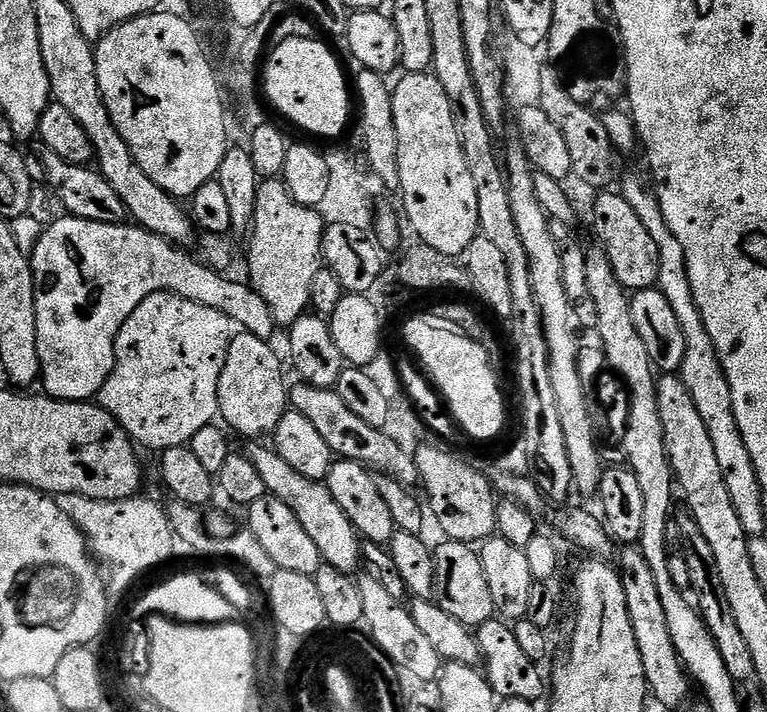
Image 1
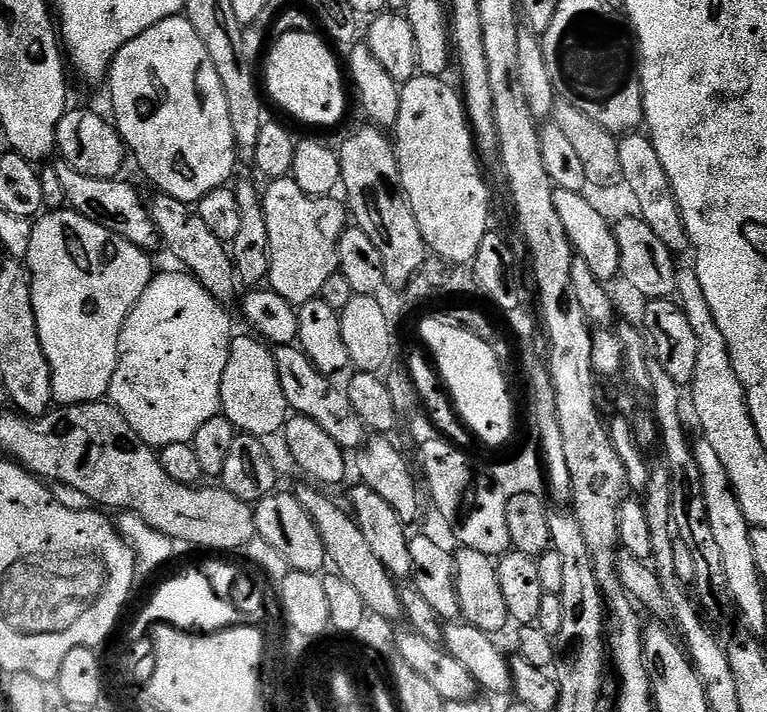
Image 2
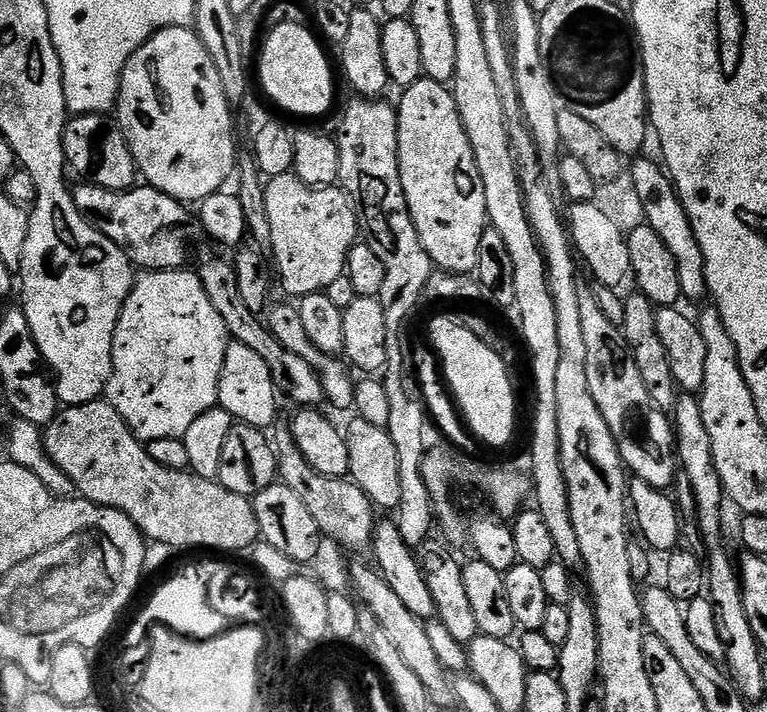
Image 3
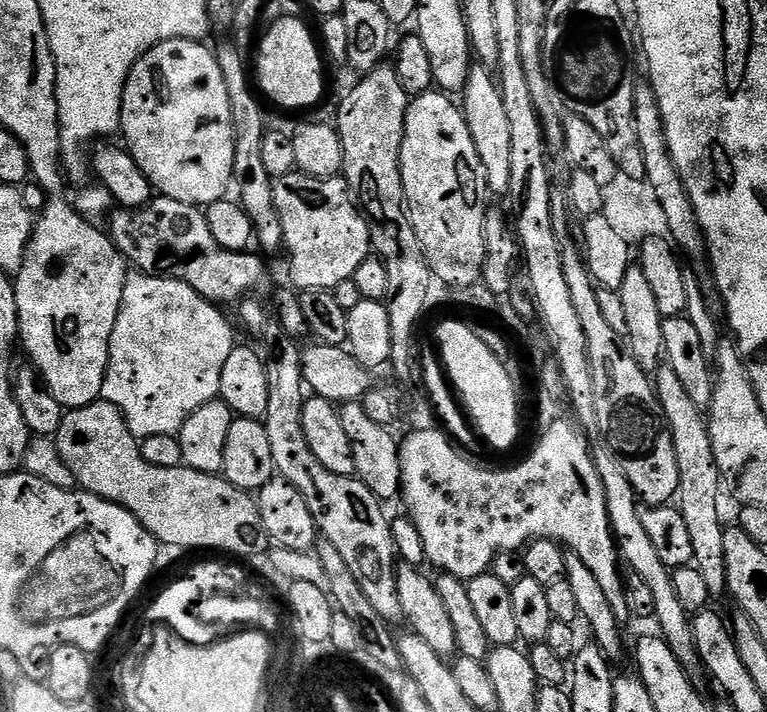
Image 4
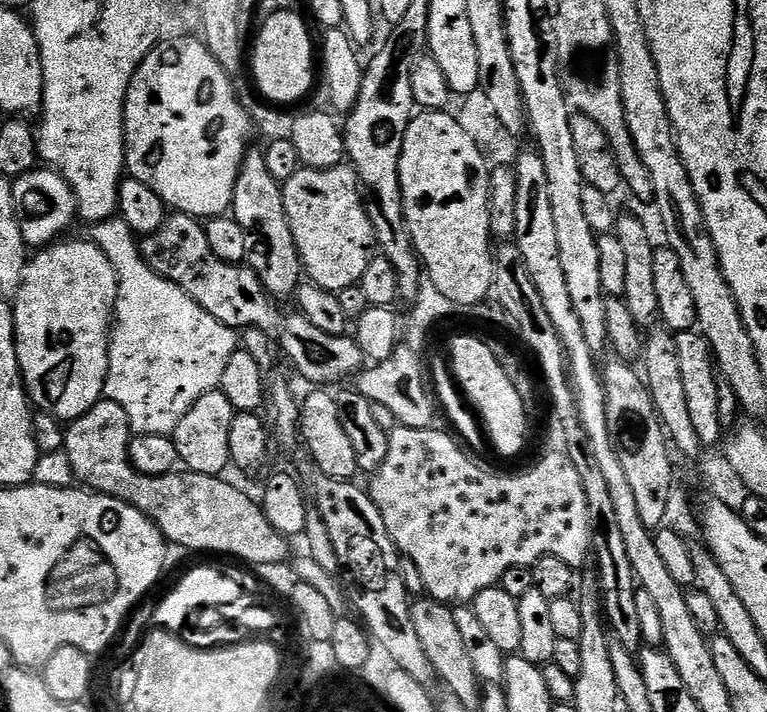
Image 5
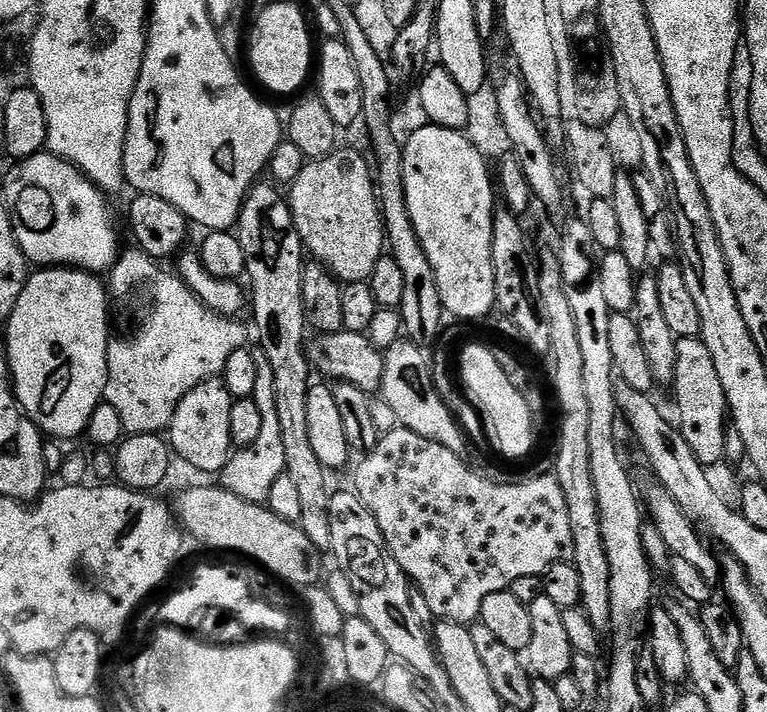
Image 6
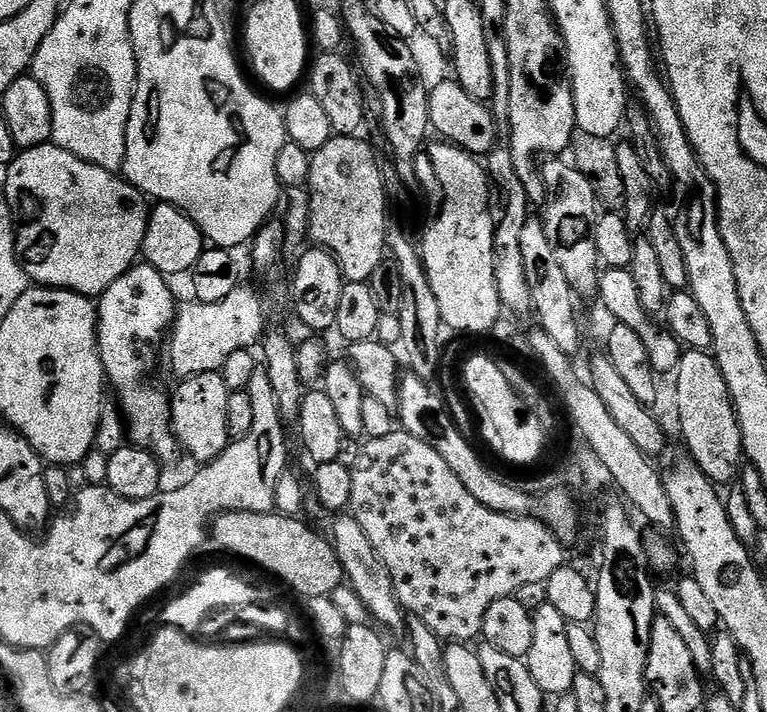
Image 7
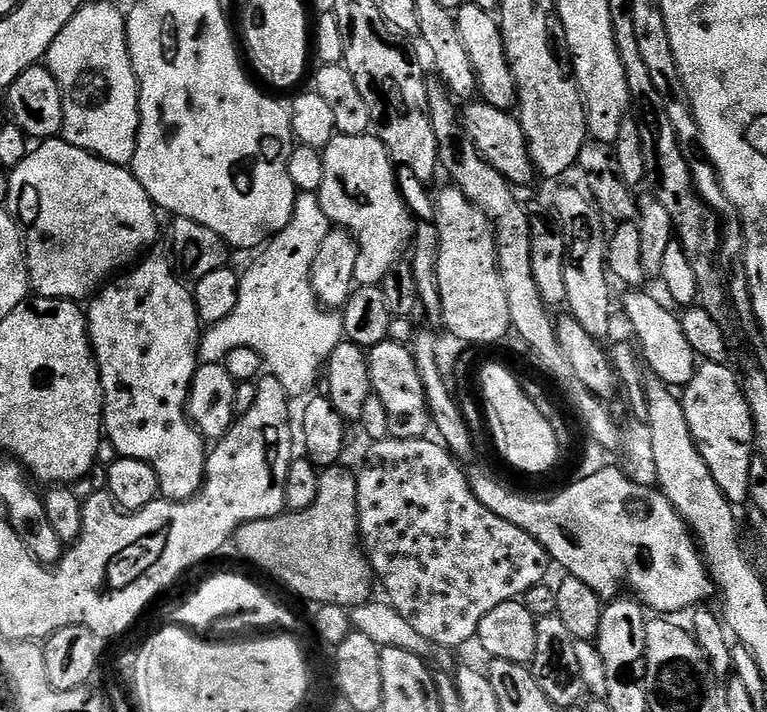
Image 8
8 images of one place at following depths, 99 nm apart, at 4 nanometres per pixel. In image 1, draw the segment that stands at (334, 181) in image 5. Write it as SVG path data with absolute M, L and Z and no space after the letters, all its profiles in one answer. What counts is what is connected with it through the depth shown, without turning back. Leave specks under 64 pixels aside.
M261 179L257 186L257 205L248 244L247 279L270 306L277 325L290 326L310 308L310 286L322 267L324 255L323 216L315 207L300 204L290 194L283 179Z

